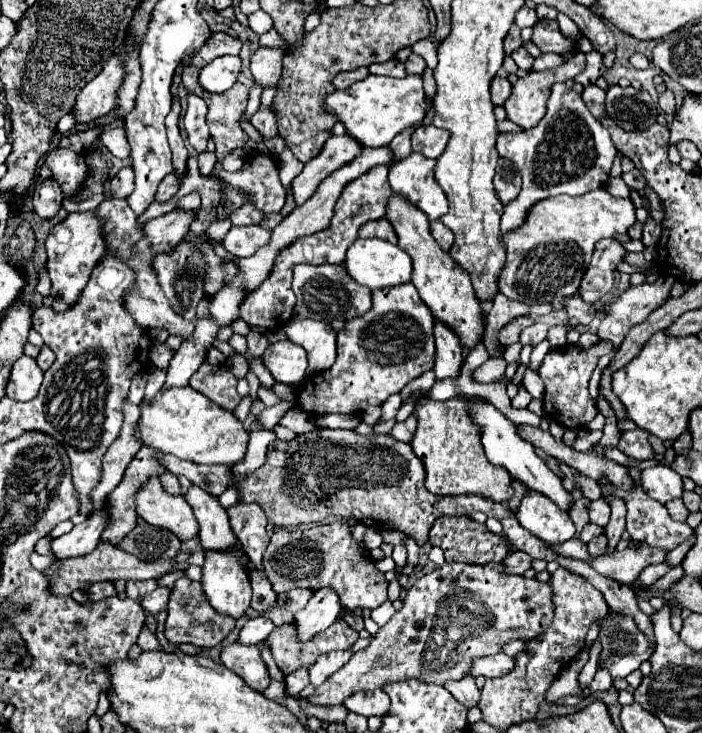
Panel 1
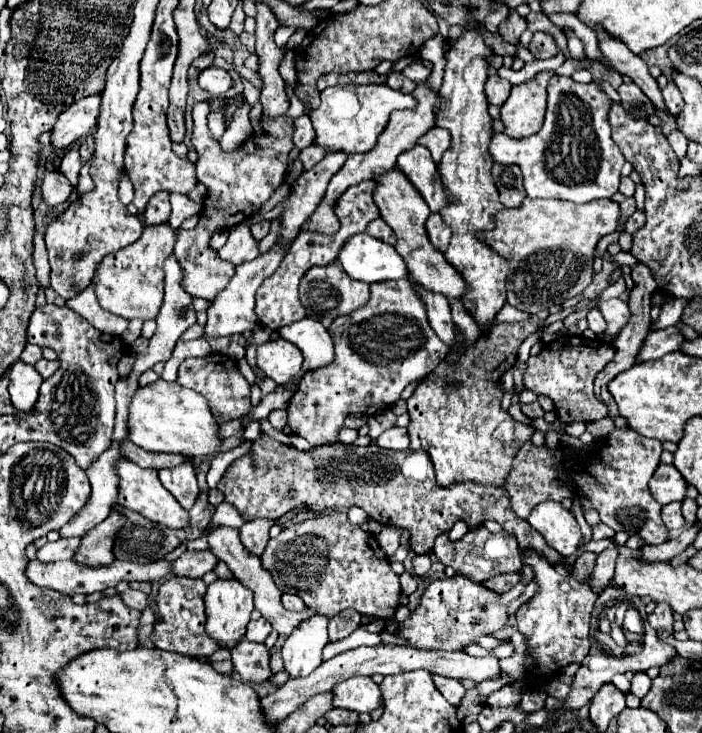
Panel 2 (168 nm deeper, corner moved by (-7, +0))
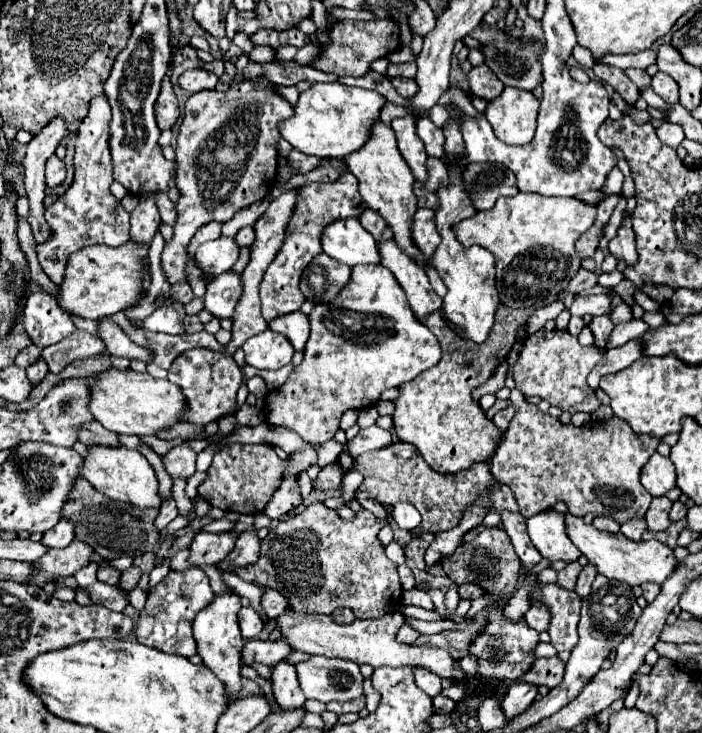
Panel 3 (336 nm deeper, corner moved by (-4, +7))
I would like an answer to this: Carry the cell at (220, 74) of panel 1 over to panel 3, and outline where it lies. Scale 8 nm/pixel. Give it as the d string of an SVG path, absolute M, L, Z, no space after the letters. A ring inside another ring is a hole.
M194 68L194 70L186 70L178 84L188 90L188 92L200 92L200 90L212 90L218 84L218 76L210 70L204 68Z

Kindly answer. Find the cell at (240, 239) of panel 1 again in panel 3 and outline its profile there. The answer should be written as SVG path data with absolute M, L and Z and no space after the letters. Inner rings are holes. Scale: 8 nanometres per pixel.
M220 236L212 242L202 244L196 250L196 260L200 264L200 268L210 274L210 276L218 276L224 270L230 270L240 254L240 246L234 238L230 236Z

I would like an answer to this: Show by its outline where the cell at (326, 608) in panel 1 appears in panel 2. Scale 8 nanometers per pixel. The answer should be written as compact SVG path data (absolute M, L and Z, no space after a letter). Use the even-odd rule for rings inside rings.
M315 613L287 637L281 655L283 671L291 679L307 677L317 665L321 665L321 651L329 643L327 623L327 617Z

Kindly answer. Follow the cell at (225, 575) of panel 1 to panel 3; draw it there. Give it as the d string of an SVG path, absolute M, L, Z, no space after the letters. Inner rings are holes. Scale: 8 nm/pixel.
M228 590L224 594L216 594L214 600L194 618L194 640L198 644L198 654L202 656L204 664L224 682L228 696L232 700L238 698L240 692L240 650L244 646L244 638L238 626L238 612L240 612L240 596L236 590Z

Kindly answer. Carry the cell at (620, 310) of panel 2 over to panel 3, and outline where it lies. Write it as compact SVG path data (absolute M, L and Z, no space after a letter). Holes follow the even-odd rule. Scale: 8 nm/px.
M592 294L592 296L576 296L574 304L569 311L572 316L600 316L600 314L610 314L612 302L608 294Z

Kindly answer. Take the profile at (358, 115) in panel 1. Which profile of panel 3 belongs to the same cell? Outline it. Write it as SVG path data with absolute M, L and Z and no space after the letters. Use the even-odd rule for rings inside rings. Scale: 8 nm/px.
M340 82L314 84L302 92L294 108L294 116L280 124L280 134L292 148L318 158L344 158L360 150L372 136L374 124L380 120L380 110L386 98L374 90L344 86Z

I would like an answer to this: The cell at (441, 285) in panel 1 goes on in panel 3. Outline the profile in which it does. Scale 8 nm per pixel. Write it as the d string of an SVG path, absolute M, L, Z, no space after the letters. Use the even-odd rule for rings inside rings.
M378 122L376 130L372 132L374 132L372 138L356 154L350 154L344 160L348 162L348 170L358 178L358 184L360 184L358 188L368 208L378 212L386 220L386 224L392 228L394 242L398 244L398 248L406 252L418 266L426 268L428 264L424 260L424 254L420 252L420 248L416 248L412 240L412 222L418 210L412 172L408 170L408 166L404 166L404 158L400 158L400 150L396 150L396 136L392 134L392 128Z

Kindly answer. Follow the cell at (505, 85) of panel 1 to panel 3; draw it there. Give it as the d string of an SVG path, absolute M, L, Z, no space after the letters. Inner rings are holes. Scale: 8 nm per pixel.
M486 64L474 66L468 72L468 82L470 82L470 92L484 100L494 100L504 90L504 84L496 78L496 74Z

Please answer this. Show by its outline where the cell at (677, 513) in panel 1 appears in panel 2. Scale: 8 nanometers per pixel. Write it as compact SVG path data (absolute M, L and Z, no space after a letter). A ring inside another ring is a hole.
M667 503L661 509L661 519L667 529L681 529L685 525L685 519L681 515L681 503Z

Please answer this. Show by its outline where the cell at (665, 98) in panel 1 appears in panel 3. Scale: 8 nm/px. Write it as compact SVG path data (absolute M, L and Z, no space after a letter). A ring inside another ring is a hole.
M658 72L652 78L652 88L656 94L660 94L666 102L678 102L678 84L674 82L674 78L670 78L664 72Z

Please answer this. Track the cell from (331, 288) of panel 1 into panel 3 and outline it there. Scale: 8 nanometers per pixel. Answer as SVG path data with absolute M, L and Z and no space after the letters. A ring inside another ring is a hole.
M320 254L302 272L300 290L312 304L332 302L340 294L340 290L348 286L350 274L352 270L348 266L336 262L326 254Z

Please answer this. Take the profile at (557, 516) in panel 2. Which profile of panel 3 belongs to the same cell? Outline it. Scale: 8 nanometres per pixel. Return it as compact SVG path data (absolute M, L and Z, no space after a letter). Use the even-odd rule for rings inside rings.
M548 508L528 518L528 534L532 544L538 548L538 552L544 558L552 562L556 560L574 562L580 556L580 550L574 546L574 542L566 534L564 520L566 516L562 512L556 512L554 508Z

